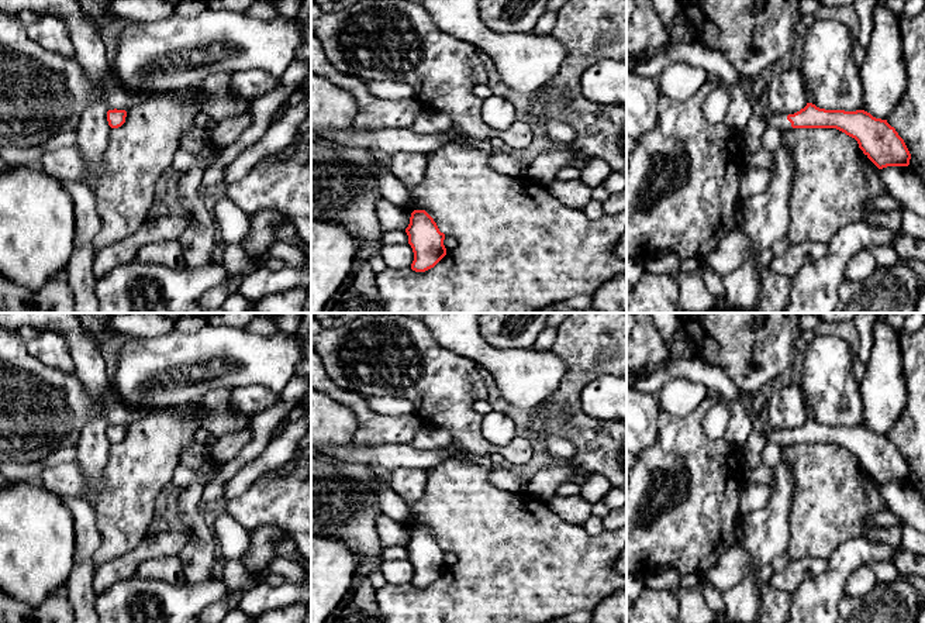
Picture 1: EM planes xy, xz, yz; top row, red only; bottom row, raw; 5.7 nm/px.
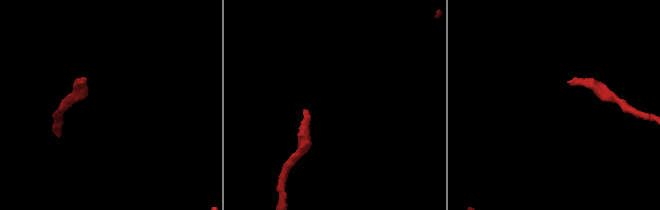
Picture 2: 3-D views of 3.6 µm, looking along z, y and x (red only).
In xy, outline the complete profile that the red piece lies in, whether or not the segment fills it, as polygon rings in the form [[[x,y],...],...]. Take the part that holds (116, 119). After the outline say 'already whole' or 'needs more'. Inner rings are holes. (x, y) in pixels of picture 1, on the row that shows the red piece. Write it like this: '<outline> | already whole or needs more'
[[[108,110],[107,121],[111,128],[118,128],[125,123],[127,111],[125,110]]] | already whole

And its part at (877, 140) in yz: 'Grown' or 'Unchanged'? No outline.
Grown

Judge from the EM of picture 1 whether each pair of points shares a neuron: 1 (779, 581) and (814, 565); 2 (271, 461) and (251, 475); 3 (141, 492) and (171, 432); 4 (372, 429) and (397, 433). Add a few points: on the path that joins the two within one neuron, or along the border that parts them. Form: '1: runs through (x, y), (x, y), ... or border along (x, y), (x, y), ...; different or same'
1: runs through (787, 580), (806, 567); same
2: runs through (266, 461), (255, 471); same
3: runs through (141, 477), (141, 465), (155, 447); same
4: runs through (378, 430), (392, 430); same

